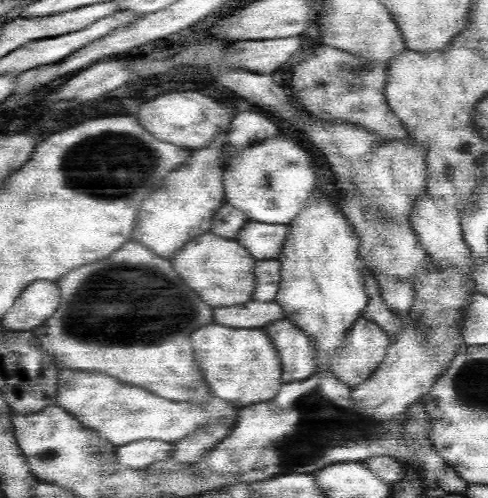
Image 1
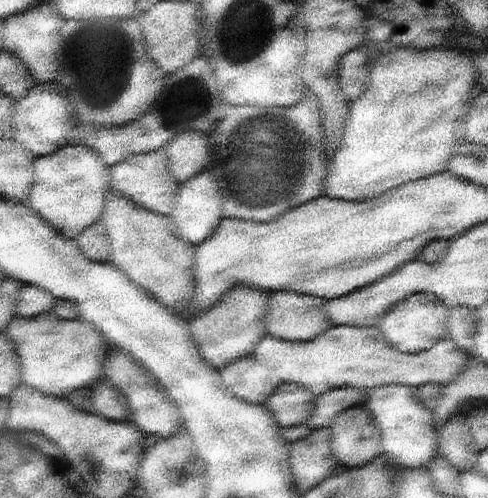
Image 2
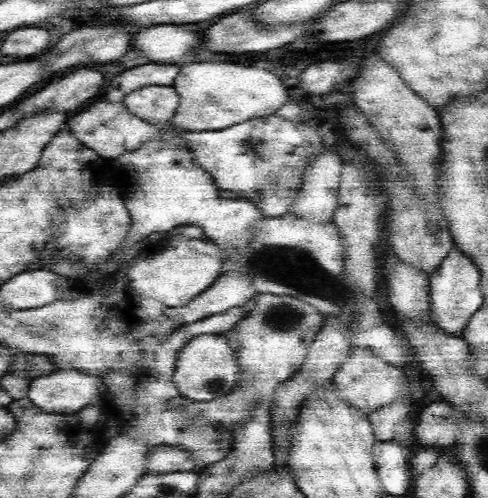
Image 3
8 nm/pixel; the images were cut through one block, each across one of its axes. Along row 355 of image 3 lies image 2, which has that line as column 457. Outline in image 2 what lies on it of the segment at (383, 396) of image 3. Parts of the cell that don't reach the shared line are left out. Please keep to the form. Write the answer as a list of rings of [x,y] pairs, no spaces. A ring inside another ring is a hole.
[[[331,326],[309,342],[279,340],[277,336],[265,336],[259,340],[255,352],[245,358],[237,358],[219,368],[221,384],[237,396],[237,400],[261,406],[279,390],[283,384],[299,384],[321,396],[337,388],[375,390],[381,386],[447,386],[467,366],[467,356],[451,340],[437,342],[431,350],[419,354],[403,354],[391,346],[379,328],[353,328],[353,326]]]

